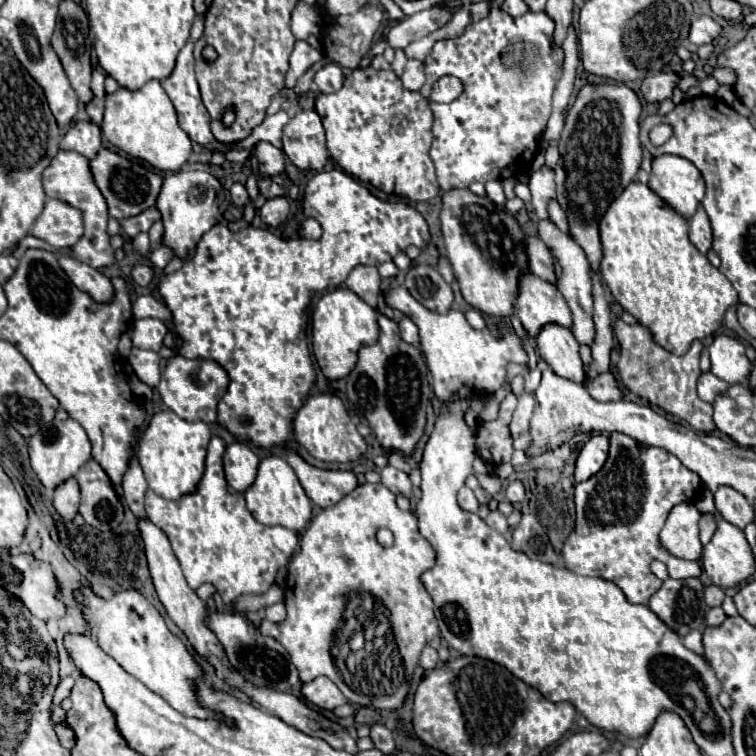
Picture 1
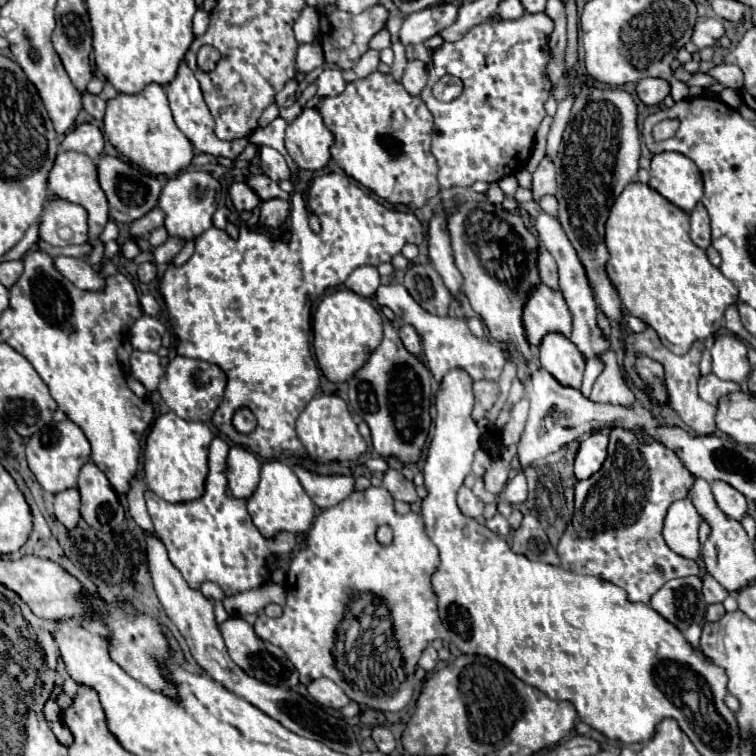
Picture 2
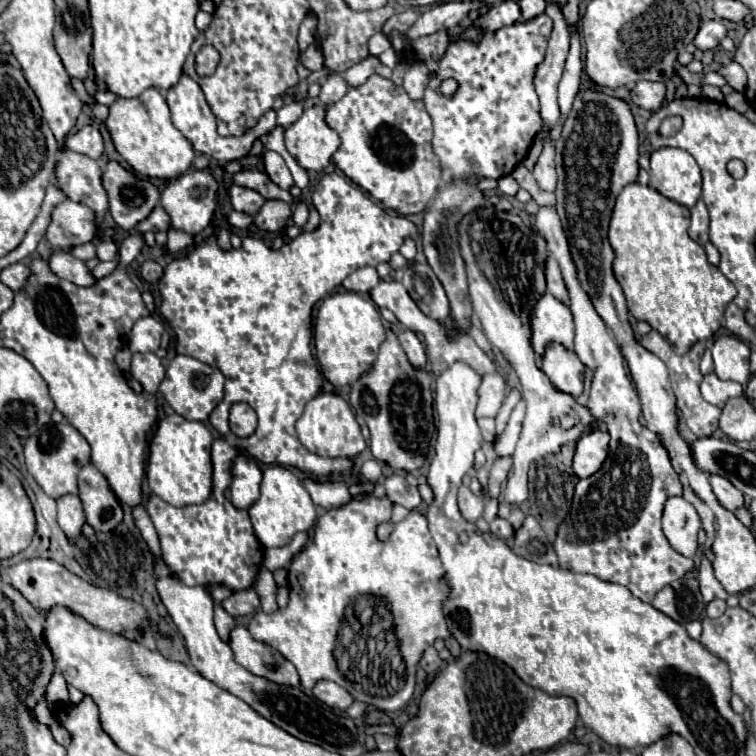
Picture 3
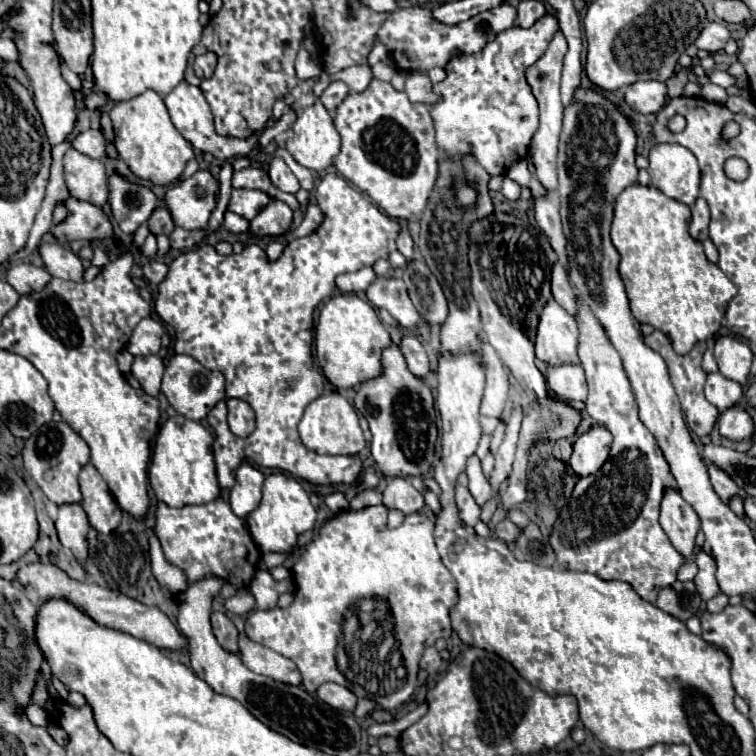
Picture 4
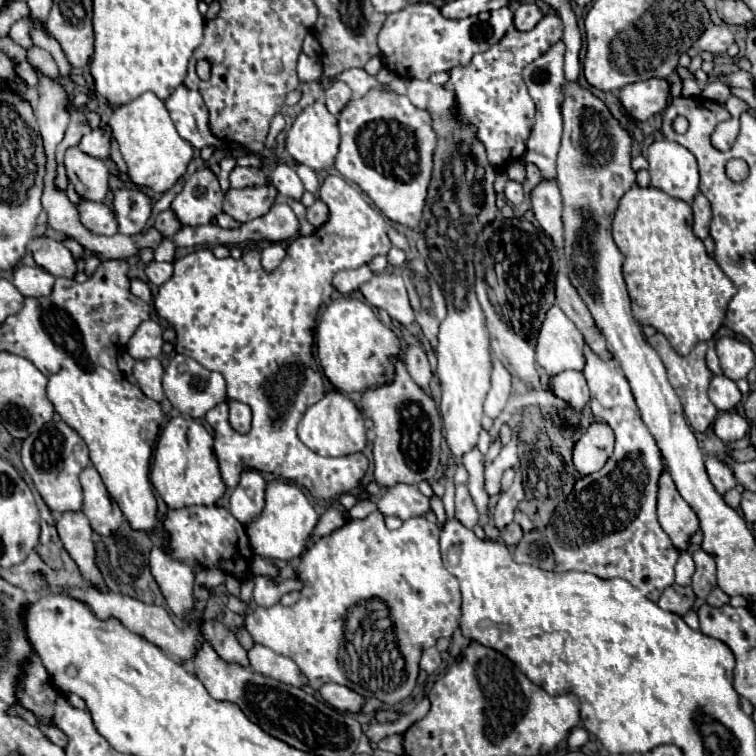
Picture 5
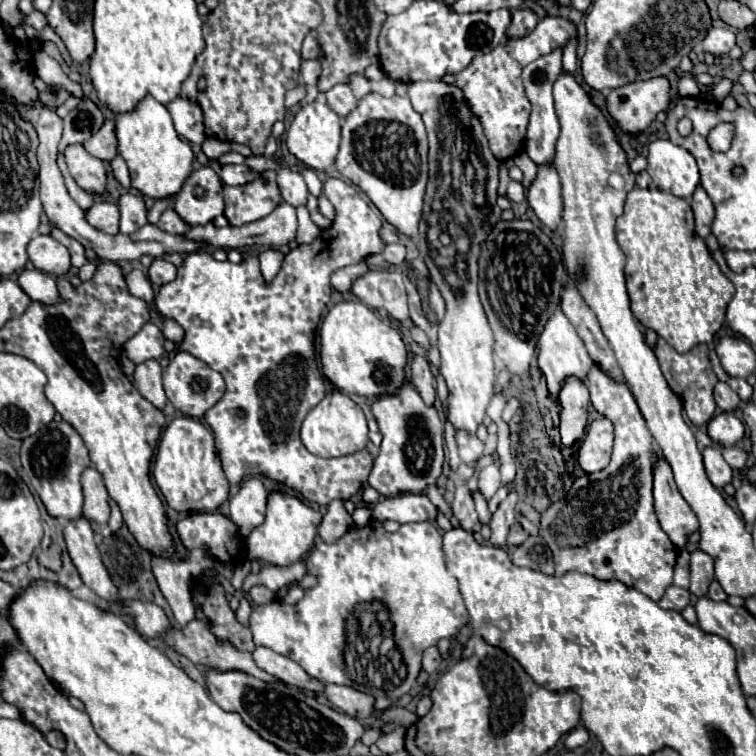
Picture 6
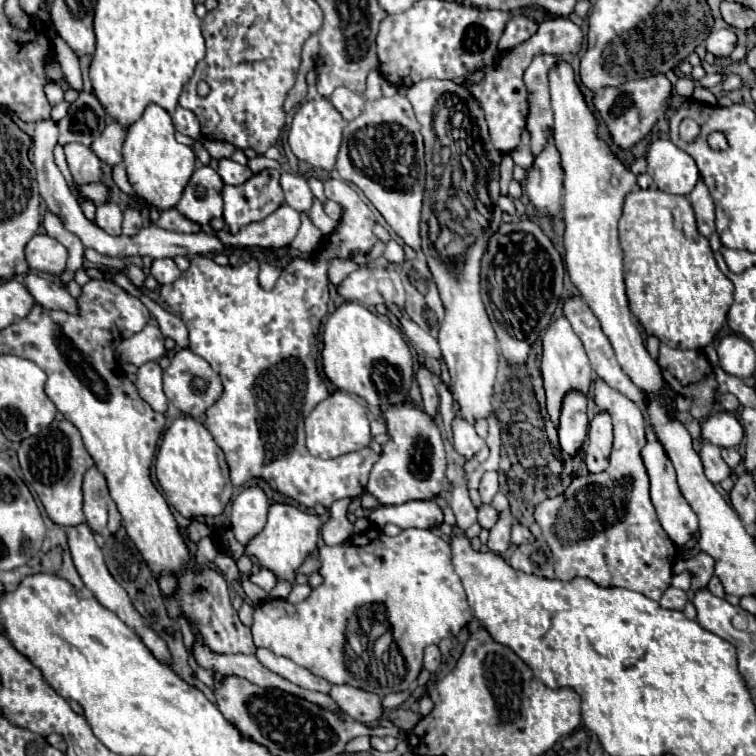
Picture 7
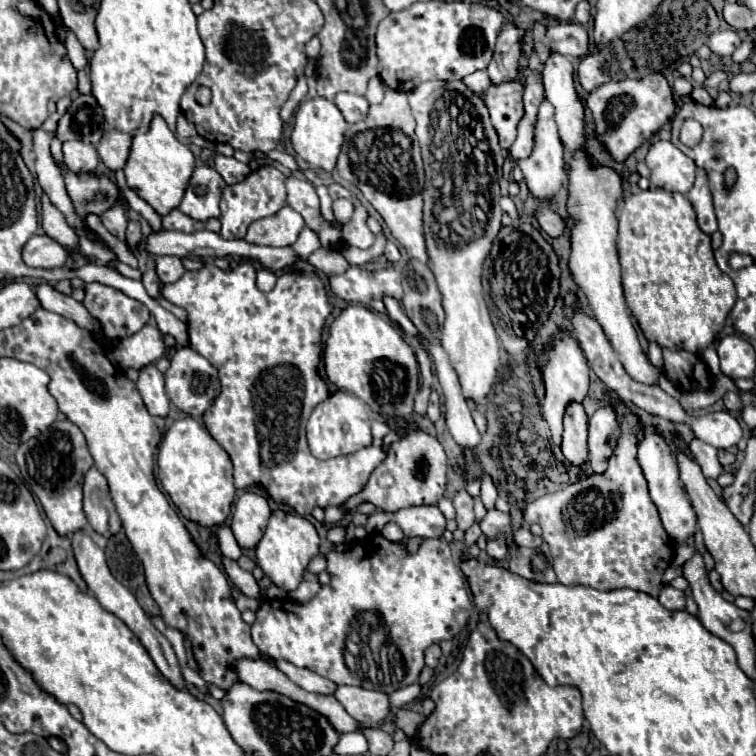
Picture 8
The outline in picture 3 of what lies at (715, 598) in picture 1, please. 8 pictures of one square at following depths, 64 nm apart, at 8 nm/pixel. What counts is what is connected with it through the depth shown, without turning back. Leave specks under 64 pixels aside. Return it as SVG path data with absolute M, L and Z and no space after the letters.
M702 556L702 564L698 568L698 584L700 584L700 592L702 592L702 596L704 596L706 602L710 602L714 598L722 598L722 600L728 598L726 590L716 580L714 570L712 570L712 564L710 564L710 560L706 556Z

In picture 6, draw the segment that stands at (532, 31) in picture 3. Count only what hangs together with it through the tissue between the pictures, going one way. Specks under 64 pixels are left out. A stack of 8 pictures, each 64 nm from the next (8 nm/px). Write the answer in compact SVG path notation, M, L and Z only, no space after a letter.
M546 16L538 22L536 30L520 40L506 40L496 50L492 50L486 56L478 56L472 60L472 64L456 74L456 86L464 92L464 98L468 100L472 112L480 118L484 126L484 134L490 142L490 148L498 160L506 160L522 152L524 138L526 138L526 126L530 118L530 102L524 94L522 86L522 68L536 58L550 54L556 48L564 48L568 44L568 38L576 38L578 30L572 22L560 16Z

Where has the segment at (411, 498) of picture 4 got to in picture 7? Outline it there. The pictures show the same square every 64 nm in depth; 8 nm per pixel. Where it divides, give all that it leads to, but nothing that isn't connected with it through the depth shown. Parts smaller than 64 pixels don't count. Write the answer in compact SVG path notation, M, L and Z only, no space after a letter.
M412 500L400 506L378 506L368 514L371 526L383 529L386 524L396 524L402 530L420 528L430 530L438 528L444 522L444 514L440 506L432 500Z

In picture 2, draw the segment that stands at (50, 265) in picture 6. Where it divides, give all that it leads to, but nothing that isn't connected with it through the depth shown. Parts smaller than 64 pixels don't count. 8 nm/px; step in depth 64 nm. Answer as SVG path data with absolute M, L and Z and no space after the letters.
M56 256L54 266L56 270L60 270L60 274L64 274L64 278L68 278L74 286L82 290L102 290L104 288L104 278L98 276L98 272L90 266L88 260Z

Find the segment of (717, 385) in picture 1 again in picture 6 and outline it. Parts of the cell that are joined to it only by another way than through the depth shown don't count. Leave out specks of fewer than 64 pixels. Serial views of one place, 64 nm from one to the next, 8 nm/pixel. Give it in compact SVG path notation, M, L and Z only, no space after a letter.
M718 382L718 386L714 388L714 400L722 410L736 410L740 404L738 394L724 382Z

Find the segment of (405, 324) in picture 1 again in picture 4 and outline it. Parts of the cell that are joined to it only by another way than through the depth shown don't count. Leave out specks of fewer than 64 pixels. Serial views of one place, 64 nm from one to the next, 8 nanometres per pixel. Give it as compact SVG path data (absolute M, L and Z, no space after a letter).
M404 336L400 350L402 350L404 358L406 358L406 364L408 364L410 372L416 378L426 380L426 376L430 372L430 366L428 366L428 356L426 356L422 344L414 336Z

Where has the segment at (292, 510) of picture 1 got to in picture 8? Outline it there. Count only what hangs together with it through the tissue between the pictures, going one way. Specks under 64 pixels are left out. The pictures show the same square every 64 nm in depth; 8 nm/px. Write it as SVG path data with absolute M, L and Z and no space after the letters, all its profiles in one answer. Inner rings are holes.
M328 507L324 509L325 522L327 524L336 524L349 512L348 509L341 507ZM276 510L268 522L268 528L266 528L262 540L256 546L256 564L264 570L264 574L272 580L274 586L278 586L290 594L302 582L308 562L318 554L318 546L320 546L320 536L312 522L308 522L306 518L302 518L294 512Z

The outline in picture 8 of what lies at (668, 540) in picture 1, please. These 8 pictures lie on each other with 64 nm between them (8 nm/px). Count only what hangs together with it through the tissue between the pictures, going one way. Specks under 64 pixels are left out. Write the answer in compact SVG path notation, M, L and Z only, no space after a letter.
M642 426L642 434L640 434L640 442L638 442L638 462L640 462L640 468L642 468L644 478L648 482L650 498L660 512L664 530L668 532L668 536L674 542L678 542L678 544L684 542L696 530L696 514L694 514L690 500L686 498L686 492L682 488L674 454L672 454L670 446L666 444L664 436L658 434L656 428L652 428L652 426Z

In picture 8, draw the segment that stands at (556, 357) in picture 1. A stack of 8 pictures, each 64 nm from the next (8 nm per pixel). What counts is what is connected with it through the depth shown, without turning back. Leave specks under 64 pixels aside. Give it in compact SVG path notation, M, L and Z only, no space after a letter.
M570 404L564 416L562 454L572 466L582 466L588 460L586 428L588 428L588 418L584 414L582 404Z

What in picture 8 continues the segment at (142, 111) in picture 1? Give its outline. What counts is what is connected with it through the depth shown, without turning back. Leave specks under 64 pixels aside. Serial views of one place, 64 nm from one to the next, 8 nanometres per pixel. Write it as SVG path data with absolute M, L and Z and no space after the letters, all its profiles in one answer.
M156 116L146 134L134 136L124 174L126 174L128 186L142 200L146 200L160 216L164 216L170 210L178 208L178 204L184 196L184 190L188 186L188 180L194 172L194 166L196 166L196 160L194 160L194 154L190 152L190 148L174 136L174 132L168 128L168 124L164 122L162 116Z

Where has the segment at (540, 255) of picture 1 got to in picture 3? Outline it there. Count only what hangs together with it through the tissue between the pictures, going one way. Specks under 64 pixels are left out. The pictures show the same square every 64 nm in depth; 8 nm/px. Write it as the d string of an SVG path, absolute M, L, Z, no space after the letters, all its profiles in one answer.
M552 256L546 262L546 282L548 282L548 292L554 298L558 298L560 302L564 302L568 306L570 304L568 302L568 290L564 286L564 280L562 280L562 274L560 274L560 268L558 268L558 262Z

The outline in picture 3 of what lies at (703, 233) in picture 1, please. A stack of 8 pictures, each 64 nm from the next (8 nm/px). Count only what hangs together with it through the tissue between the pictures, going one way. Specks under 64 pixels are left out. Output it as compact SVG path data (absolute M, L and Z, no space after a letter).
M698 200L690 212L692 212L692 224L690 224L688 234L692 240L696 240L698 244L704 246L708 242L708 226L710 226L708 208L702 200Z

